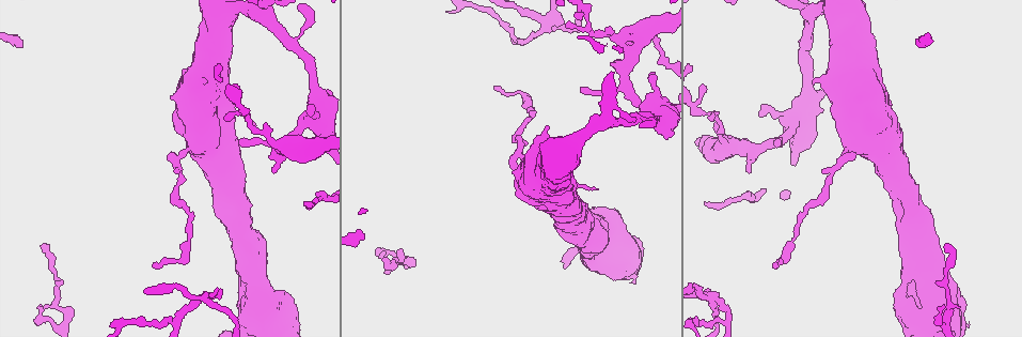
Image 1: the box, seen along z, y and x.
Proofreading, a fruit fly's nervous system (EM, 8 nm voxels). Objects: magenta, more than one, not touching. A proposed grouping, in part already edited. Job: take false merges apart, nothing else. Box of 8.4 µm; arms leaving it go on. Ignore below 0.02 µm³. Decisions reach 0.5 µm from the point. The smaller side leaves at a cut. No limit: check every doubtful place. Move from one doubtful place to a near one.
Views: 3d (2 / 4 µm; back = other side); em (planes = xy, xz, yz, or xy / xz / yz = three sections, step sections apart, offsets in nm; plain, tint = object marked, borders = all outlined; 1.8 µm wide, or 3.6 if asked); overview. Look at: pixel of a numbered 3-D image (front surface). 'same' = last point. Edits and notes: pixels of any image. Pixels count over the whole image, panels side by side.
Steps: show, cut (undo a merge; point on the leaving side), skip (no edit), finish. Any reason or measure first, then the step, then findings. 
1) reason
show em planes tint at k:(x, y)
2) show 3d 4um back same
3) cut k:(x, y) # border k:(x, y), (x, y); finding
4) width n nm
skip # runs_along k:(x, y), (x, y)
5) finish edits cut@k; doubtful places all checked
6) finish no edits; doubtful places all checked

three-way junction
show em 3.6um planes tint at 1:(657, 99)

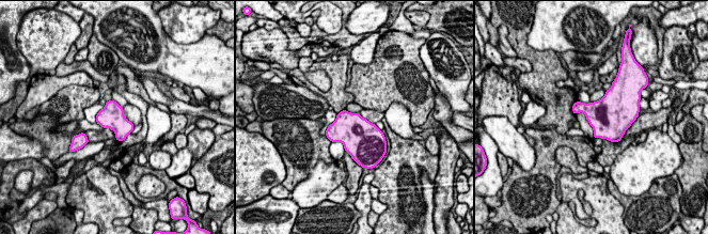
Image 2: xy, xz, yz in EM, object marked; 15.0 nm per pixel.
width 360 nm
skip # continuous, no second cell

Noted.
thin arm on a thick one
show em 3.6um planes tint at 1:(726, 147)

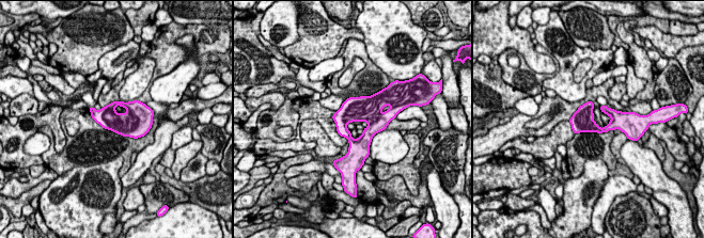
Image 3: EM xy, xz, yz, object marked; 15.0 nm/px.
skip # all the same cell

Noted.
abrupt turn
show em 3.6um planes tint at 1:(546, 25)

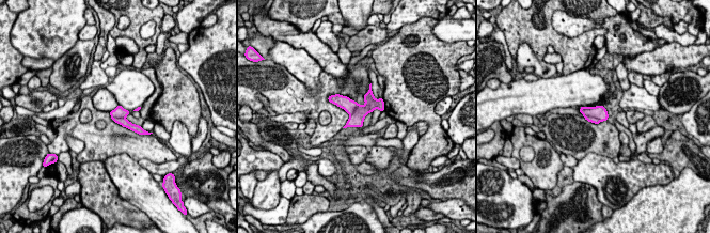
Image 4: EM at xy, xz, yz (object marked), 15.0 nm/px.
width 220 nm
cut 4:(594, 120) # part_leaving 4:(116, 120), (142, 131); two cells meet here

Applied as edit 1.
show overview

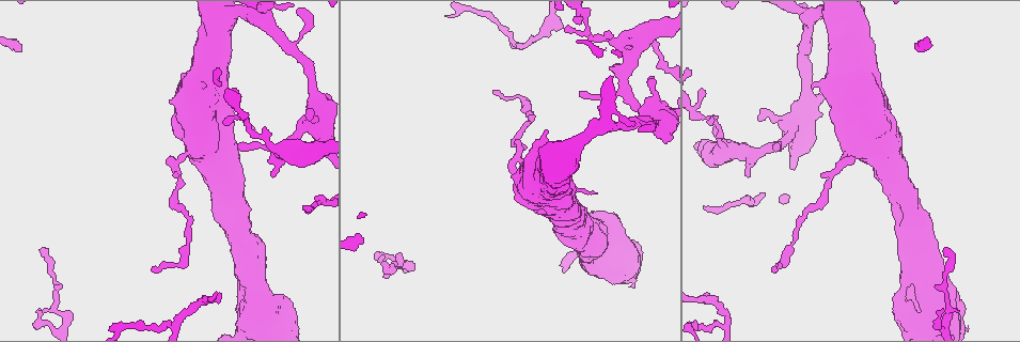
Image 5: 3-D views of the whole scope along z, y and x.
thick turns thin
show em 3.6um planes tint at 5:(857, 117)

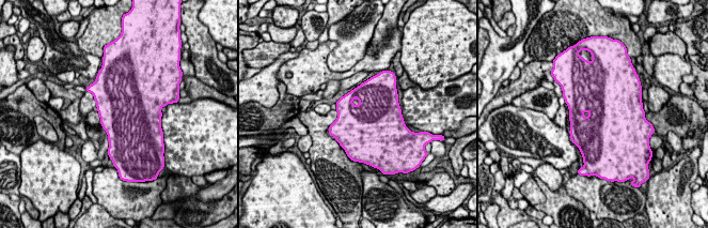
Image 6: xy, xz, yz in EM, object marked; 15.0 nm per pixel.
skip # all the same cell

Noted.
sharp bend
show 3d 4um at 5:(272, 312)

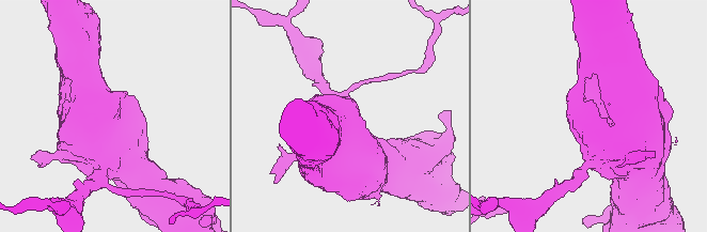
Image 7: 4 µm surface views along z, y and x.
arms 3; arm_widths 260, 280, 750 nm
show em 3.6um planes plain at 7:(351, 117)

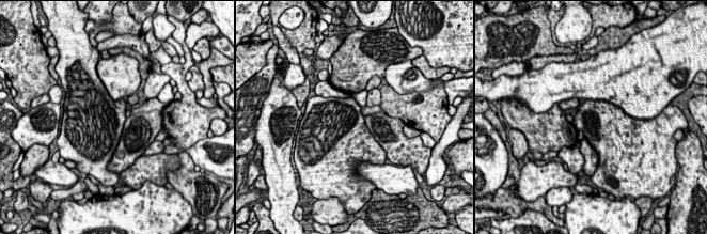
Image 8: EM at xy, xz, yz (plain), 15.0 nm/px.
show em 3.6um planes tint same

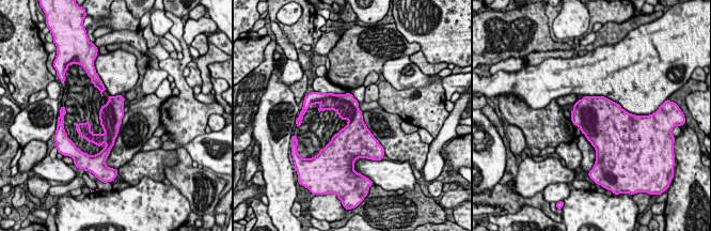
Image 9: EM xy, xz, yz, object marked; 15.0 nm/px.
width 360 nm
skip # continuous, no second cell

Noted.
finish edits cut@4; doubtful places all checked

